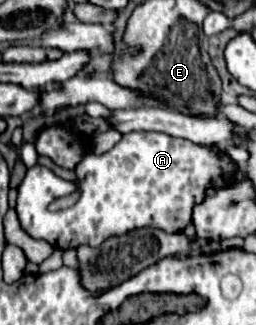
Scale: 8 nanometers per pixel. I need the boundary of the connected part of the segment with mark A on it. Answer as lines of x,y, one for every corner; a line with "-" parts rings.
129,133
107,153
95,155
89,153
75,169
77,173
77,187
79,187
79,201
69,209
49,211
49,203
57,197
65,197
73,193
73,181
65,181
53,175
51,169
43,165
35,165
27,171
23,183
19,185
17,197
17,215
21,227
33,237
51,243
57,249
75,249
79,245
97,247
109,235
123,235
129,229
137,227
161,227
163,231
183,231
185,225
191,221
191,209
201,195
205,195
205,187
215,187
231,179
233,171
237,169
235,161
227,155
219,155
217,147
205,147
189,143
187,139
177,139
165,133

